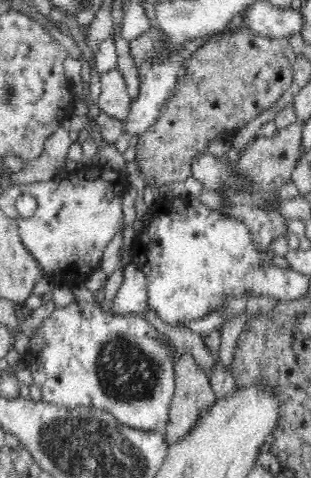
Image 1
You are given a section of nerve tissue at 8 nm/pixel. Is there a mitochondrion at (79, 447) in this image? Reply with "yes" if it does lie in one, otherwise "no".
yes

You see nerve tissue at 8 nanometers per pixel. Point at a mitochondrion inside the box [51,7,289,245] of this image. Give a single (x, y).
(239, 169)

